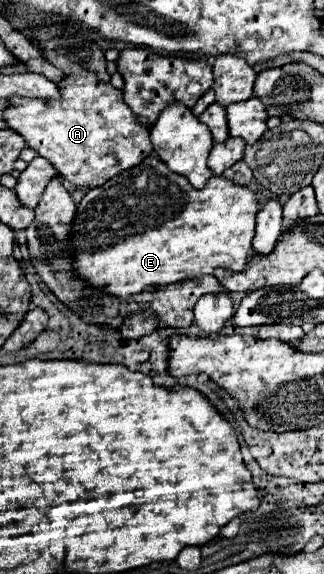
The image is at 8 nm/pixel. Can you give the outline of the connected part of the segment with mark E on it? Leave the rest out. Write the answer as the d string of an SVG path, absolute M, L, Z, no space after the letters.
M151 154L139 166L117 174L115 178L107 180L103 186L91 188L83 196L83 200L77 204L77 212L75 212L75 218L73 218L73 224L71 224L71 234L69 234L69 244L73 246L73 256L71 256L73 272L79 278L83 278L83 282L87 282L89 286L93 286L93 288L97 288L101 292L107 292L109 296L115 296L115 298L129 298L133 294L143 292L145 288L169 286L169 284L175 284L175 282L195 278L199 274L213 274L215 268L229 268L229 270L241 272L245 268L245 262L249 260L249 254L251 254L251 240L253 240L253 234L255 234L255 214L257 214L257 210L259 210L259 204L255 200L255 194L249 188L231 184L223 176L211 176L207 180L207 186L197 190L197 188L193 188L189 184L189 180L185 176L171 172L167 168L167 164L163 164L163 160L159 160L155 154Z

